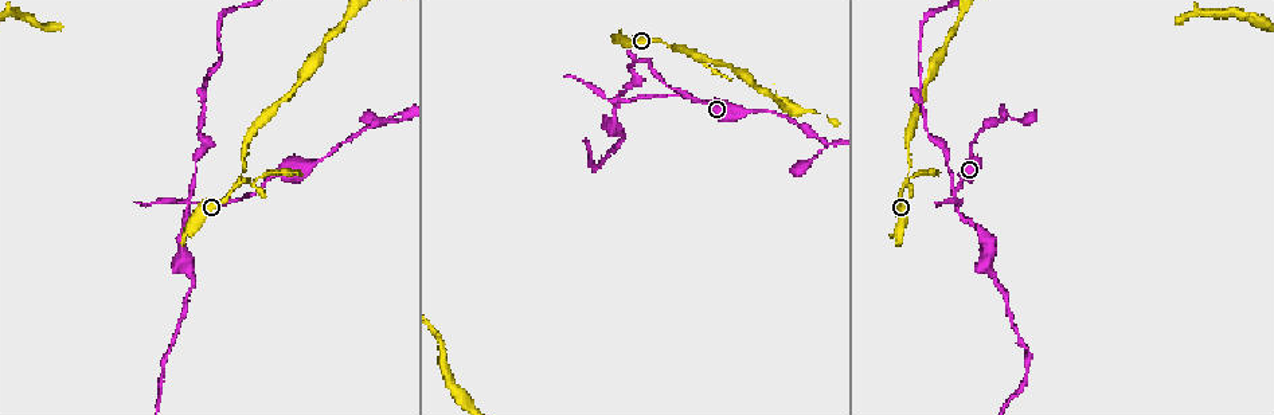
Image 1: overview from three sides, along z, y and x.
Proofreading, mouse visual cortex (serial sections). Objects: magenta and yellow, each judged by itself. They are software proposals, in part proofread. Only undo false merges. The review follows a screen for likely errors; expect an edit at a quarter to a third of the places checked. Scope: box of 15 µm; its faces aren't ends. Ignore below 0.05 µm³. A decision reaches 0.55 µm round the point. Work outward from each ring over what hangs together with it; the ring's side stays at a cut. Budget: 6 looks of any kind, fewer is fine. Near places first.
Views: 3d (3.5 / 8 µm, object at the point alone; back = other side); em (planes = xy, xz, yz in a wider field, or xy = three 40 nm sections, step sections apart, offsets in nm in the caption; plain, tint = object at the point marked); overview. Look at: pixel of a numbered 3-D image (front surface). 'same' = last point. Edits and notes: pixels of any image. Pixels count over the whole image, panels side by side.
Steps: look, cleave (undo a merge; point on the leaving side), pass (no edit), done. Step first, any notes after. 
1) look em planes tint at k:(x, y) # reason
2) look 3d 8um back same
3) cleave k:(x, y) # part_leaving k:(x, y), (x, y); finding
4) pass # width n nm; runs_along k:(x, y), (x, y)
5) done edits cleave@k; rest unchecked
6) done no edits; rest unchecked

look 3d 8um at 1:(670, 45)

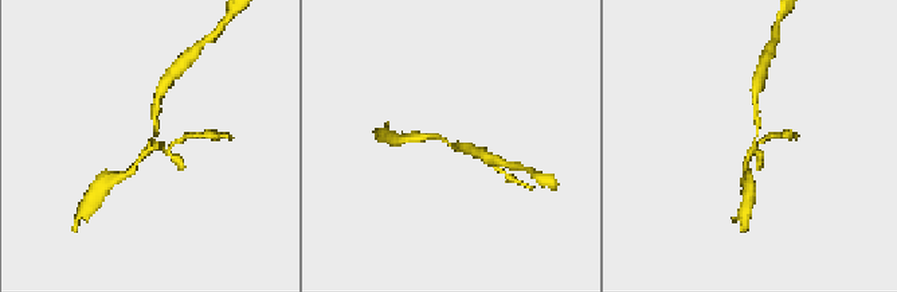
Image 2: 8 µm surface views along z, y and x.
look em xy step 2 tint at 2:(758, 147) # need the tissue

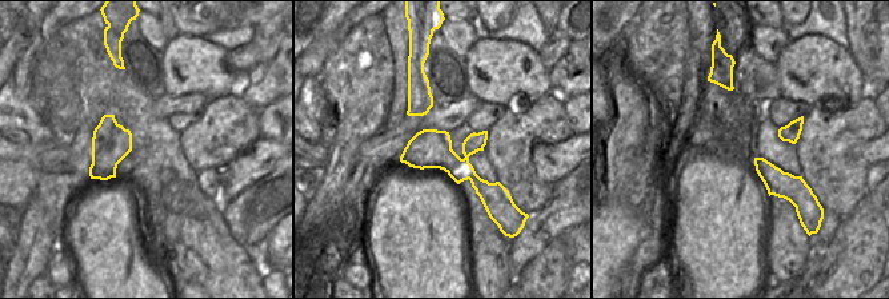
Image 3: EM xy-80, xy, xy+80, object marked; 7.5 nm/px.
pass # runs_along 2:(126, 174), (155, 147), (156, 106); one cell here

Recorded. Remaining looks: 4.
look 3d 3.5um at 1:(620, 97) # side arm on a straight run

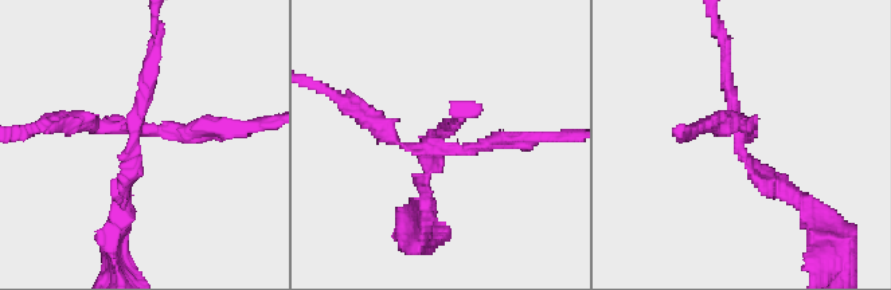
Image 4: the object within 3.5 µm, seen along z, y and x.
look em xy step 2 tint at 4:(139, 127)

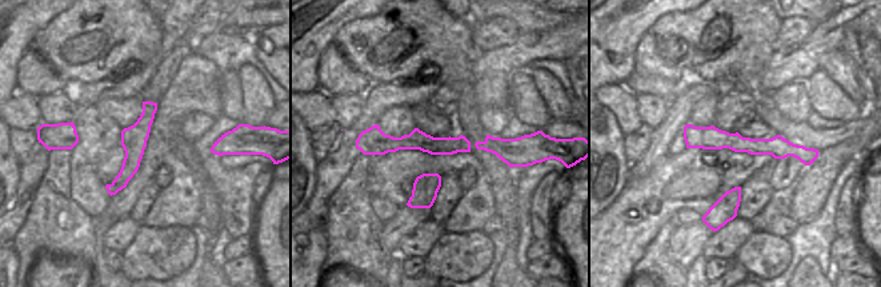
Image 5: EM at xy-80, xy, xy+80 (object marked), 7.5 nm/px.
cleave 4:(432, 168) # part_leaving 4:(739, 137), (749, 165), (821, 223); two cells meet here

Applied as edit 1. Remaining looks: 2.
look 3d 8um at 1:(355, 8) # three arms meet

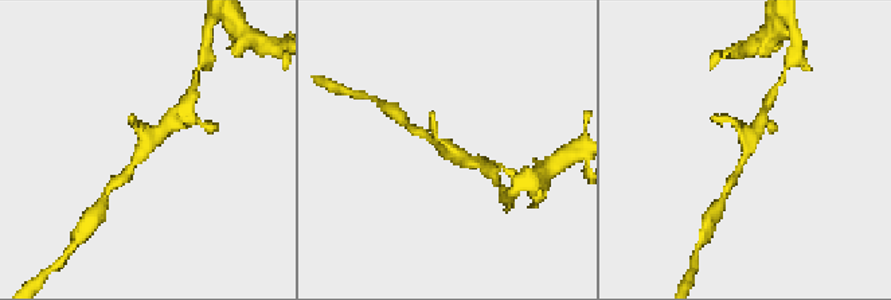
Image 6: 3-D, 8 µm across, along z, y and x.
look em xy step 3 tint at 6:(144, 147) # arms 3; arm_widths 150, 200, 350 nm

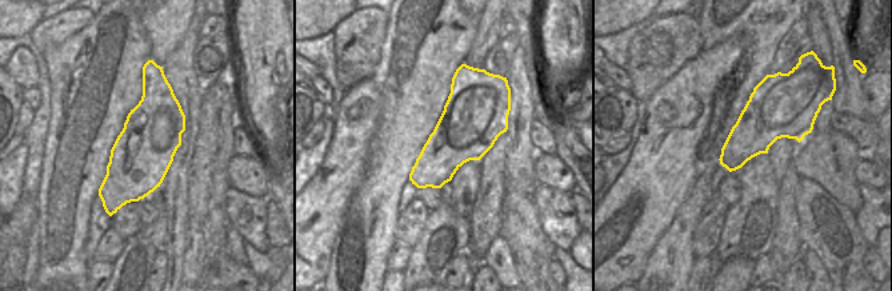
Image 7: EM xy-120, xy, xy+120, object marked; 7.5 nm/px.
pass # runs_along 6:(124, 178), (159, 131), (172, 125); one cell here

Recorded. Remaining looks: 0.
done edits cleave@4; rest unchecked

